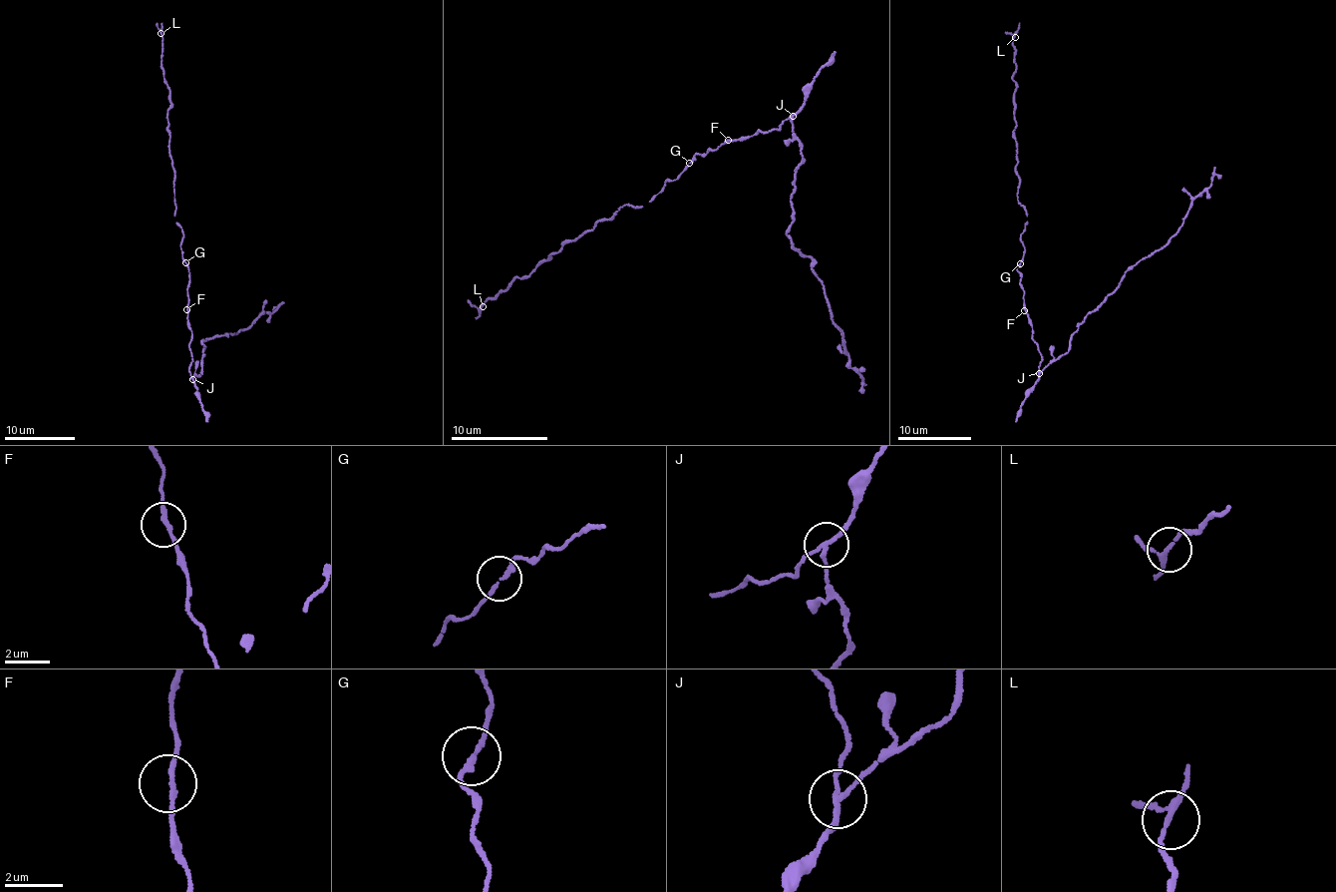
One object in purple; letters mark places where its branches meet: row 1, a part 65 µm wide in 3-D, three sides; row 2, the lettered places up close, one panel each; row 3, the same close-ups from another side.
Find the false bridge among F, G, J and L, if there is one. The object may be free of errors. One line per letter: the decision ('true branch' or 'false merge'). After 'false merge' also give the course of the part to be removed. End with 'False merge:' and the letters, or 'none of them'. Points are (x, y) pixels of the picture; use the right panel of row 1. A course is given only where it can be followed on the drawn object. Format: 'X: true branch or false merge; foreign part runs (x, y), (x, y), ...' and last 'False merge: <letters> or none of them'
F: true branch
G: true branch
J: false merge; foreign part runs (1039, 372), (1069, 349), (1077, 325), (1127, 271), (1177, 232), (1192, 201), (1212, 178), (1220, 178)
L: true branch
False merge: J

